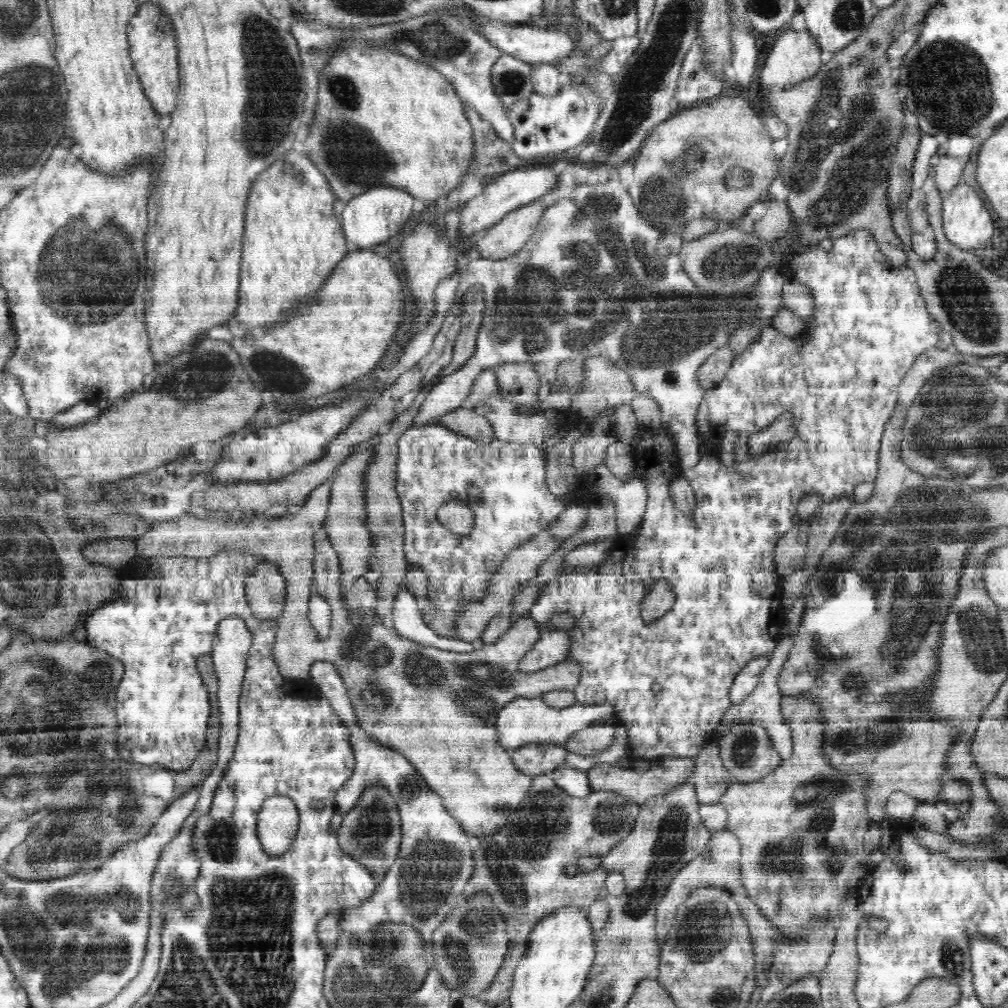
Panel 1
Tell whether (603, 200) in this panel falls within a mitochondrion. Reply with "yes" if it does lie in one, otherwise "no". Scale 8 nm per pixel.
yes

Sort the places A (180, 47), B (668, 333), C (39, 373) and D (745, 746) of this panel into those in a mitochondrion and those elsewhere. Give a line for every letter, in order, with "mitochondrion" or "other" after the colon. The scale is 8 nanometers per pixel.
A: other
B: mitochondrion
C: other
D: mitochondrion

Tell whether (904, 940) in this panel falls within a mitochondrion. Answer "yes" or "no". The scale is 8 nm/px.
no

